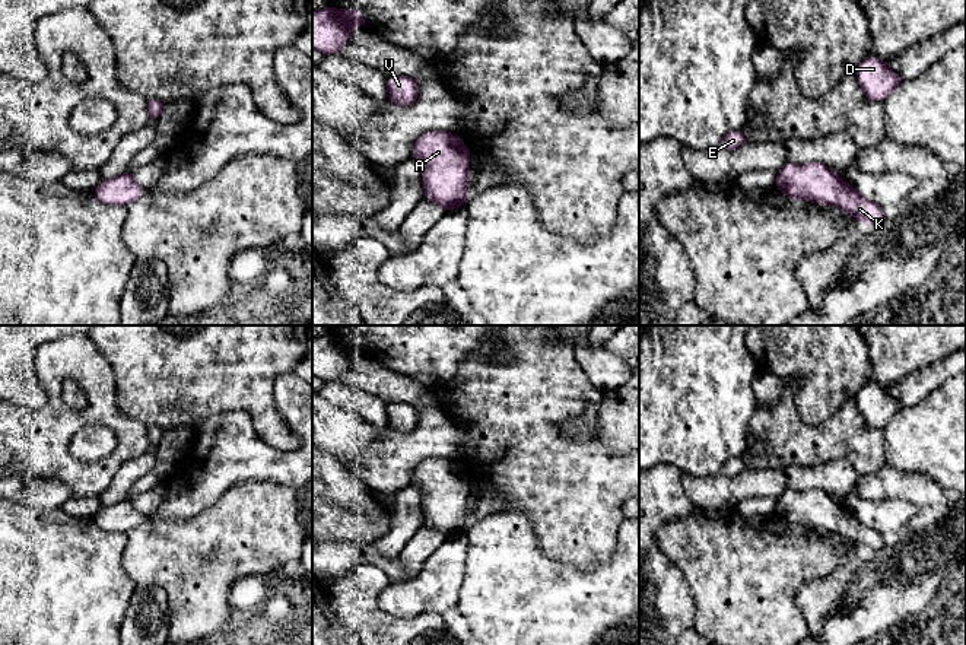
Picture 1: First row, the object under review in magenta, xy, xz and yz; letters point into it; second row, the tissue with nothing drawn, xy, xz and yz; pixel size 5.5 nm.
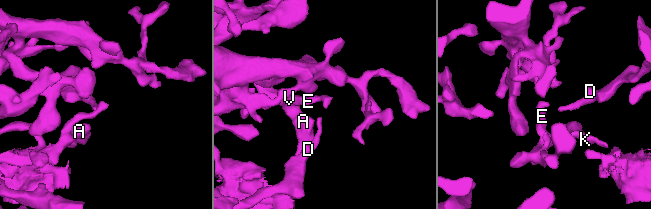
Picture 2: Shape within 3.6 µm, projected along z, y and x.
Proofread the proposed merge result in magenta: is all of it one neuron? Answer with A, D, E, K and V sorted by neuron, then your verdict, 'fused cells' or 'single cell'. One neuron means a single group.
A D E K V; single cell

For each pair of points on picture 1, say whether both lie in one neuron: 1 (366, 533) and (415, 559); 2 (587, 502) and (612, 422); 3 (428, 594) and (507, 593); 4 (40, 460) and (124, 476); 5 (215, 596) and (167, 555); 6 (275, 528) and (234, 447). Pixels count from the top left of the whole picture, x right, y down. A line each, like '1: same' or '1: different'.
1: different
2: different
3: different
4: different
5: same
6: different

